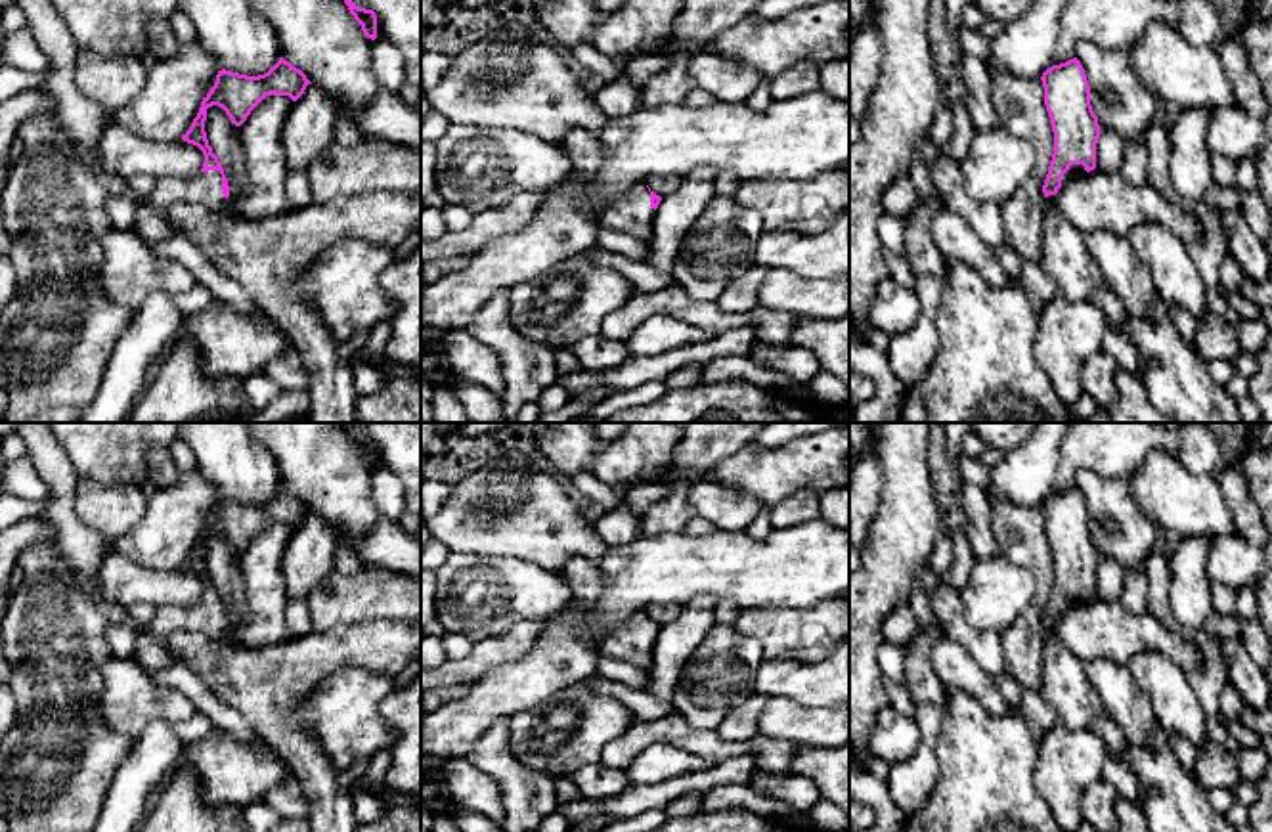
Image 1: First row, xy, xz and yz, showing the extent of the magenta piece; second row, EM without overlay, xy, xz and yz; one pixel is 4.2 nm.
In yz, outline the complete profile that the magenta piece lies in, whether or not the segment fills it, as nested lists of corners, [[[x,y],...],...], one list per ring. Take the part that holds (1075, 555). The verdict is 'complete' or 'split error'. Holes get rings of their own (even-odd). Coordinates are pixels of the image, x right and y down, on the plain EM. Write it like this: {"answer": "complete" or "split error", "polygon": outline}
{"answer": "split error", "polygon": [[[1077,486],[1052,493],[1041,505],[1044,534],[1054,560],[1054,581],[1042,614],[1046,633],[1073,604],[1096,597],[1098,545],[1090,515]]]}

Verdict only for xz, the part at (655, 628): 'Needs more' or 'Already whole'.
Needs more

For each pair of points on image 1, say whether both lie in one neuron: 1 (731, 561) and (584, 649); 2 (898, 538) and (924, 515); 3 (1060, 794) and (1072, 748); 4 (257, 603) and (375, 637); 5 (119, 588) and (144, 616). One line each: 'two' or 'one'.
1: one
2: one
3: one
4: two
5: two

